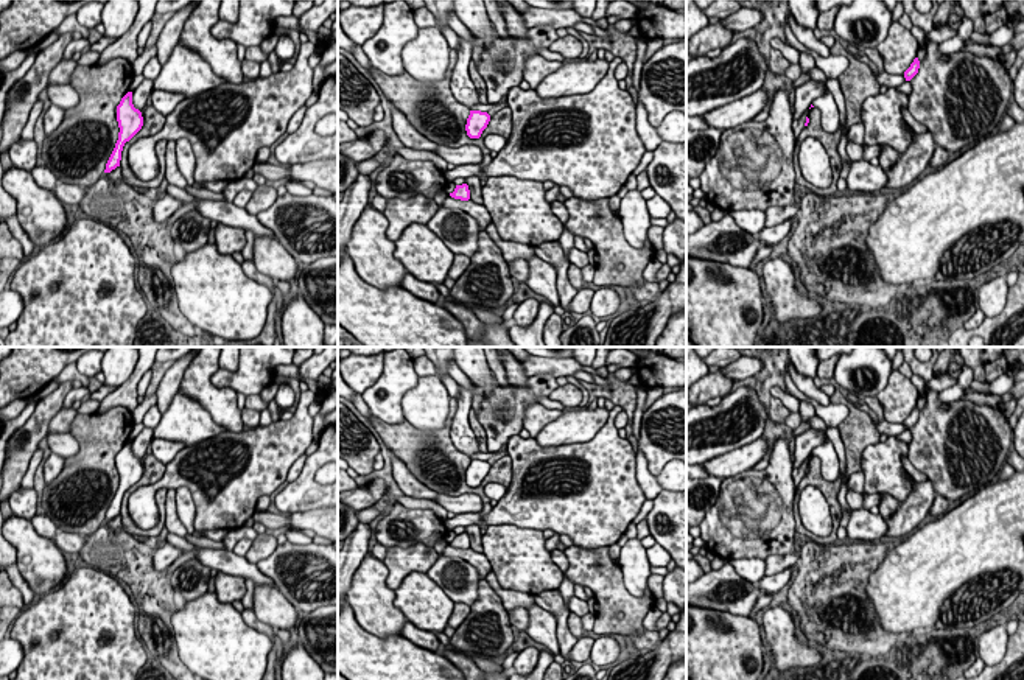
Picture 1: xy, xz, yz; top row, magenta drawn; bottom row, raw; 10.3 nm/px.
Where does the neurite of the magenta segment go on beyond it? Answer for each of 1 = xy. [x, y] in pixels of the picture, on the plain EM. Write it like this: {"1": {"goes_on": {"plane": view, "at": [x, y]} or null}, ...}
{"1": {"goes_on": null}}

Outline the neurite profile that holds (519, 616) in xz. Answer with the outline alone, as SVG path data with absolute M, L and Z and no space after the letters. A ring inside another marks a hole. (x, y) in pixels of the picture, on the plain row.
M517 607L509 613L510 626L517 627L520 632L524 632L529 626L529 613L523 607Z

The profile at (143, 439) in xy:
M143 428L142 433L132 440L134 456L143 461L143 457L146 456L146 448L153 439L154 439L154 429Z

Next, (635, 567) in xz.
M636 537L629 538L627 543L621 546L618 563L621 566L627 591L641 598L649 588L647 579L651 576L647 549L643 546L641 540Z

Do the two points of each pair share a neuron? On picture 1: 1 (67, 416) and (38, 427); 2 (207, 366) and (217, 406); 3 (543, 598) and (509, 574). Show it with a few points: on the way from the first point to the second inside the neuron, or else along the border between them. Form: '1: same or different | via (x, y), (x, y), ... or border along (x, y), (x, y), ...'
1: different | border along (63, 408), (52, 419), (49, 430)
2: same | via (204, 375), (204, 392), (209, 397)
3: different | border along (557, 588), (533, 595)

